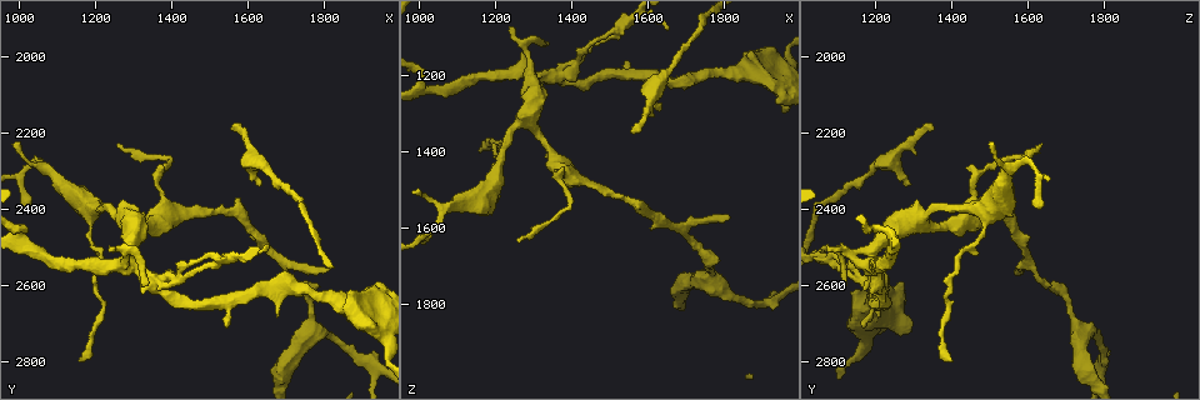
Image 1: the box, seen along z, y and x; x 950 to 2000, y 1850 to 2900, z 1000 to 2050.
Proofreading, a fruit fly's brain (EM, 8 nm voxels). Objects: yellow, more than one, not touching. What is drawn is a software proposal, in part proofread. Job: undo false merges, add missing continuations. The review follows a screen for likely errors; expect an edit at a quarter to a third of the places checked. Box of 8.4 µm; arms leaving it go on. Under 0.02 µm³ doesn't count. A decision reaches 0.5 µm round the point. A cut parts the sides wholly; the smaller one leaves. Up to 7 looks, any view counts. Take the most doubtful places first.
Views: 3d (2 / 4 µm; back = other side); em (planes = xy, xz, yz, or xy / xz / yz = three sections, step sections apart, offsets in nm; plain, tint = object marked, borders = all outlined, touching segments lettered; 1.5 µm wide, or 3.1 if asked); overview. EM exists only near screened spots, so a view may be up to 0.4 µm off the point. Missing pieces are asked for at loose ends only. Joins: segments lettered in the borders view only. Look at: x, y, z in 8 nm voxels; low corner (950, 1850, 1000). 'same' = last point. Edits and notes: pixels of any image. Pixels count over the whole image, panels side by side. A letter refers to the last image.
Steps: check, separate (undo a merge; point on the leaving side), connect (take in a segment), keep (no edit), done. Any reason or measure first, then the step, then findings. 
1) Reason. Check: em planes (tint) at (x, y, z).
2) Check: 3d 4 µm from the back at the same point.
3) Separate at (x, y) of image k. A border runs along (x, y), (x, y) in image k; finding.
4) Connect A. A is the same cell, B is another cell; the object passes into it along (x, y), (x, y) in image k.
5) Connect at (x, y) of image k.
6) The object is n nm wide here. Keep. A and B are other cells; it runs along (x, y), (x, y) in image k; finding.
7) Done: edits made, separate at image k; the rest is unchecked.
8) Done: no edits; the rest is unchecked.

Thin end. Check: 3d 2 µm from the back at (1255, 2235, 1635).

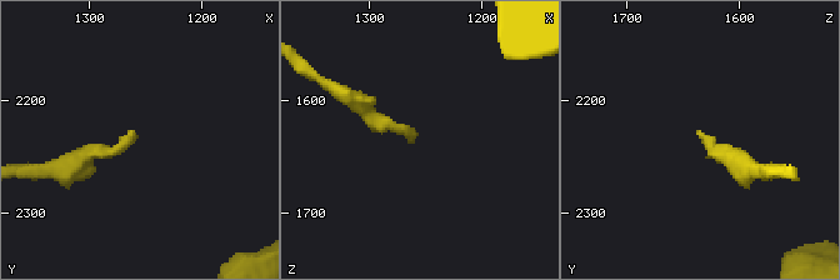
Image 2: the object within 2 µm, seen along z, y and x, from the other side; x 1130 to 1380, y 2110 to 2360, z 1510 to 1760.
Check: em yz step 4 (borders) at (1262, 2230, 1632).

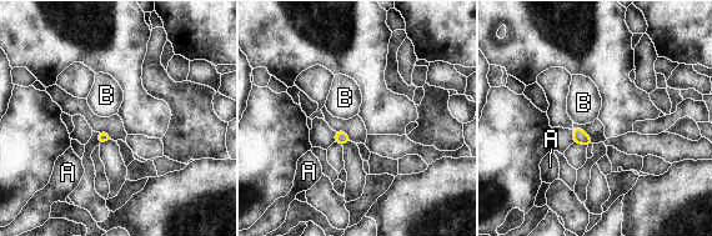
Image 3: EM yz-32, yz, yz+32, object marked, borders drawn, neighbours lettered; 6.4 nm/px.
Check: em planes (borders) at the same point.

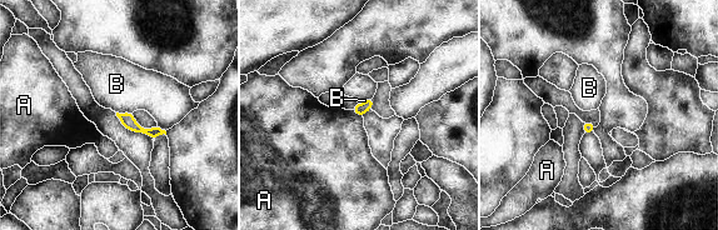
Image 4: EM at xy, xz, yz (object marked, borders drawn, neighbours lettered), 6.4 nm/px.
Keep. A and B are other cells; no lettered segment goes on from it.

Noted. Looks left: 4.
Free end. Check: 3d 4 µm at (1550, 2715, 1170).

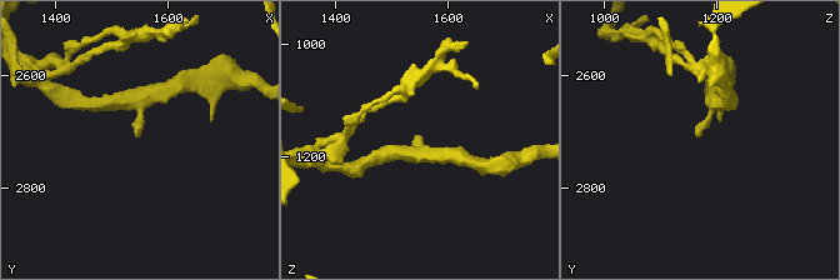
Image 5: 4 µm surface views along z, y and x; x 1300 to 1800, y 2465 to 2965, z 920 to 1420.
Check: em planes (borders) at (1545, 2715, 1170).

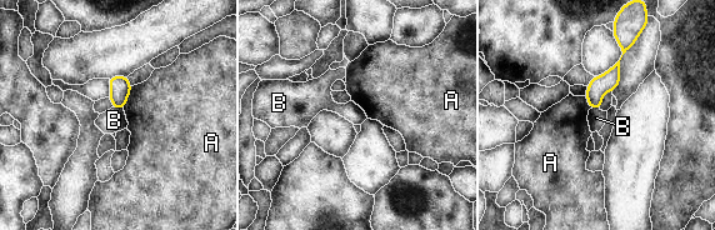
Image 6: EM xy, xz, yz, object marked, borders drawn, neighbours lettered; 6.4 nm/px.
Keep. A and B are other cells; it runs along (624, 45), (614, 73), (595, 91), (594, 105) in image 6; no lettered segment goes on from it.

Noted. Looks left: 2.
Done: no edits; the rest is unchecked.

